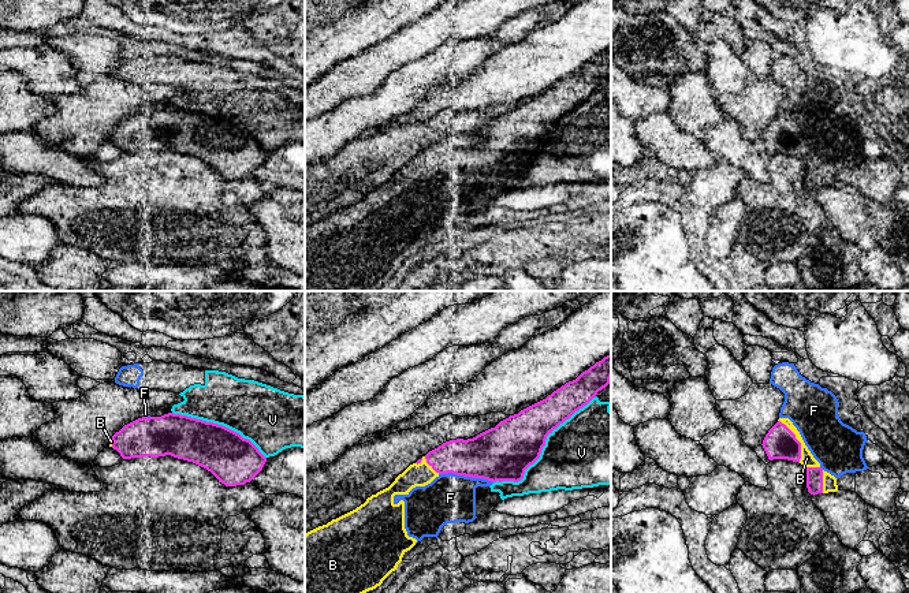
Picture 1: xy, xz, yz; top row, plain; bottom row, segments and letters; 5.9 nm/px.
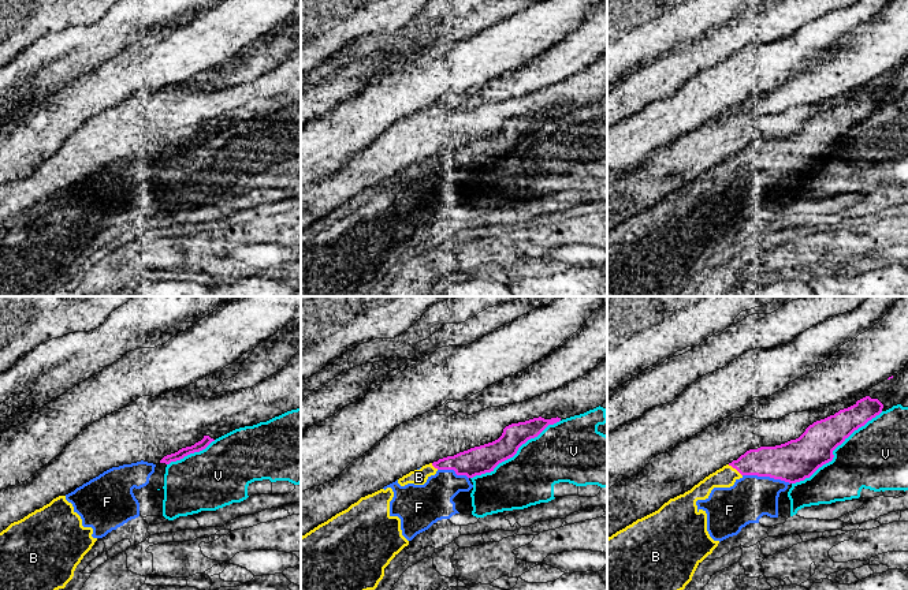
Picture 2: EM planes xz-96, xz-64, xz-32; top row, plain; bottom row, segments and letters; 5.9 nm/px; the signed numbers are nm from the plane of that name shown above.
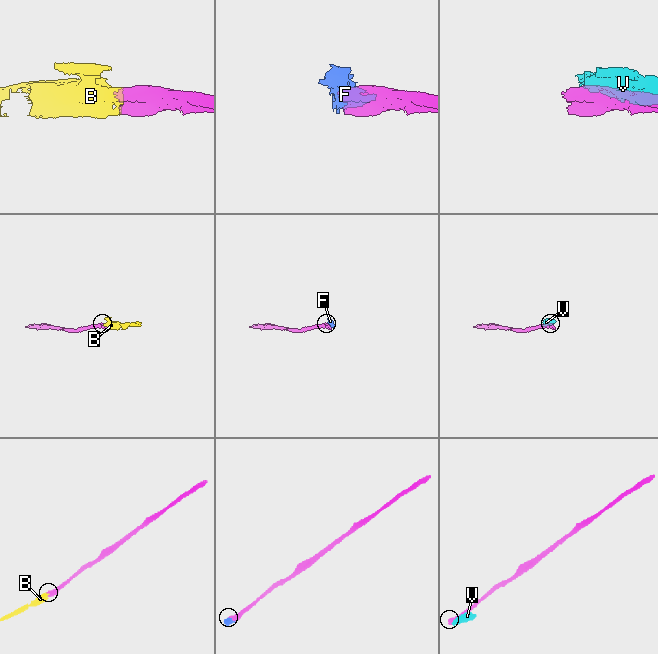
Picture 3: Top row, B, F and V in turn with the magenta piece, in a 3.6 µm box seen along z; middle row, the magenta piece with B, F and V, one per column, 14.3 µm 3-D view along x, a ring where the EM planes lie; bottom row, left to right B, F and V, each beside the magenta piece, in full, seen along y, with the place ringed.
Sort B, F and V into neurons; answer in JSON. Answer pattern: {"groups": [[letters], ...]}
{"groups": [["B"], ["F", "V"]]}

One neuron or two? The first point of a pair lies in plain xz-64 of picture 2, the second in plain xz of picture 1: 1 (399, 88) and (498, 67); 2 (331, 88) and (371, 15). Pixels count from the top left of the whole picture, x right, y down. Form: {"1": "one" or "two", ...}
{"1": "two", "2": "two"}

